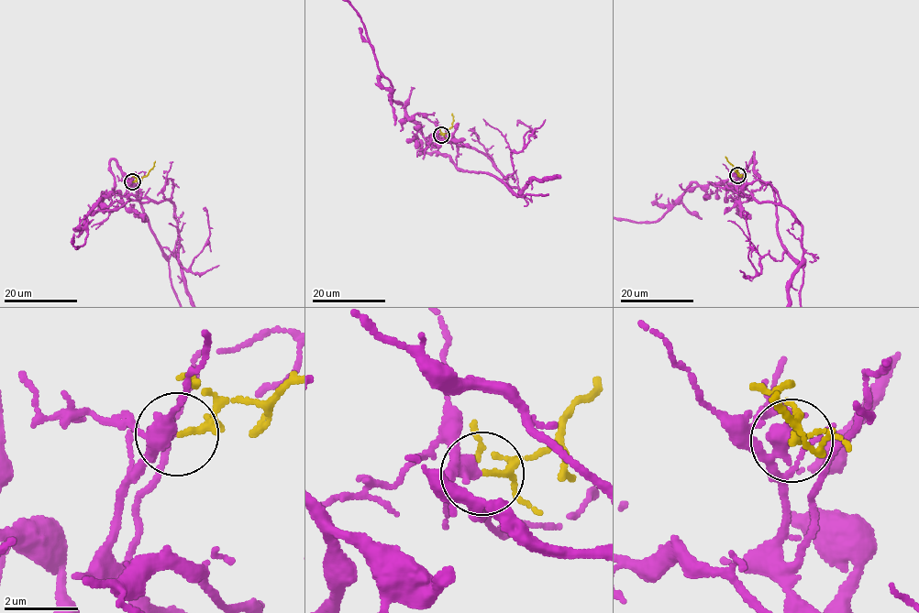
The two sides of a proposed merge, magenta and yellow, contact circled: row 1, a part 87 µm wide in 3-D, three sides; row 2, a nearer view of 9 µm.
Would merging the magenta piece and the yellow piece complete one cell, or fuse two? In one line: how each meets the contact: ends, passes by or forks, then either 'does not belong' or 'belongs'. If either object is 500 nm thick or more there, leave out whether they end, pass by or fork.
magenta ends; yellow passes by; belongs

